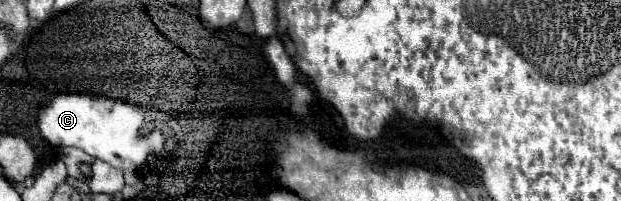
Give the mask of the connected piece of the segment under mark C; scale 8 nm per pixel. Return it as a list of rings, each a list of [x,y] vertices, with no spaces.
[[[56,94],[38,110],[36,122],[48,144],[56,148],[80,148],[90,156],[122,170],[136,170],[146,154],[150,154],[150,144],[154,144],[150,136],[142,134],[146,118],[136,108],[130,108],[130,104],[114,102],[112,98],[98,98],[90,94]]]

